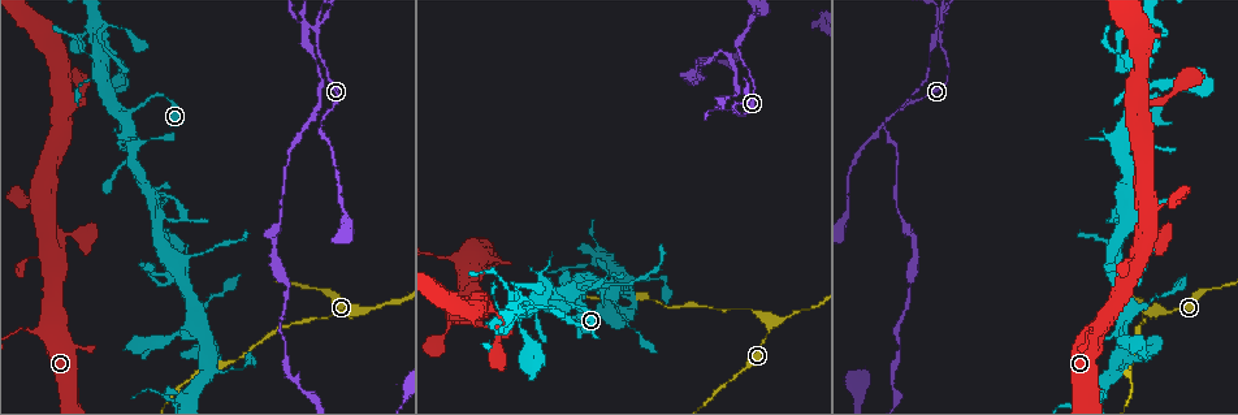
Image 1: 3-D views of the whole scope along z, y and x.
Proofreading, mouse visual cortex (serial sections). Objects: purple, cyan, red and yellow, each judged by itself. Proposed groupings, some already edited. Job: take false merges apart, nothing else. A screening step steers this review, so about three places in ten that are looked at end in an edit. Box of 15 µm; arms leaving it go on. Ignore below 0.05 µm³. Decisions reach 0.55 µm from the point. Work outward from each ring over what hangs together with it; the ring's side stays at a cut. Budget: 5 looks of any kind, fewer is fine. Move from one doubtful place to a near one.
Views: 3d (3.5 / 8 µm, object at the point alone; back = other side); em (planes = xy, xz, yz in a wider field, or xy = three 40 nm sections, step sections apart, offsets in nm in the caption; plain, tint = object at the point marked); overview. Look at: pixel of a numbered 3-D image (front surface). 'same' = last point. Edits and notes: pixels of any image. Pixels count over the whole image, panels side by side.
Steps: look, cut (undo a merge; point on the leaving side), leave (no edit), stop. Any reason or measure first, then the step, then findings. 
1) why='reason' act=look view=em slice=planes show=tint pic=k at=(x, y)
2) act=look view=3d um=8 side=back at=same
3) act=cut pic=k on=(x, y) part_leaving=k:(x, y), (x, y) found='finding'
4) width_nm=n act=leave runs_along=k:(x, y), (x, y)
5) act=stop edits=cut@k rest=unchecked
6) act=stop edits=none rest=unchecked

why='abrupt turn' act=look view=3d um=3.5 side=back pic=1 at=(942, 34)

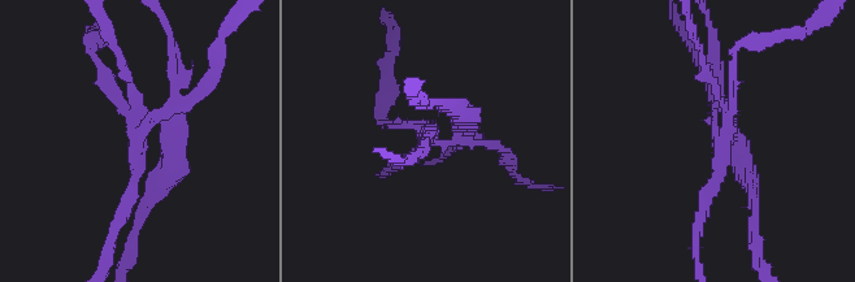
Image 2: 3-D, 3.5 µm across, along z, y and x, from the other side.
arms=4 arm_widths_nm=150,150,150,200 why='now the EM' act=look view=em slice=xy step=1 show=tint pic=2 at=(719, 136)

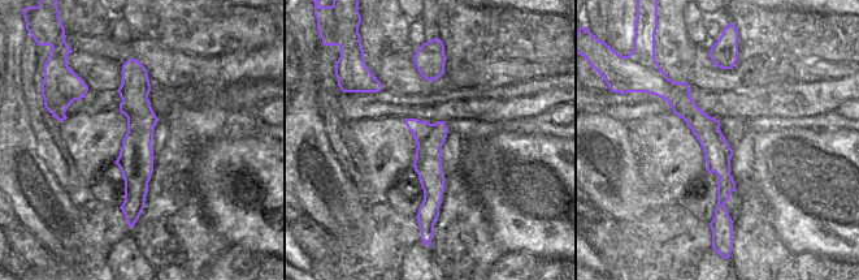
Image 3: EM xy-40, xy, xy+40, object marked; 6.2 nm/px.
why='cut it another way' act=look view=em slice=planes show=tint at=same

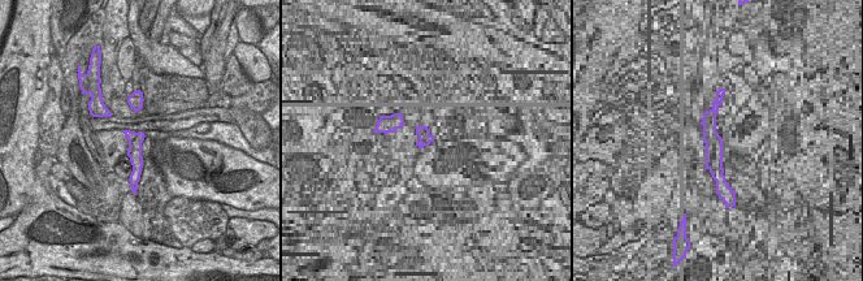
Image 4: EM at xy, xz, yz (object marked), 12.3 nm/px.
act=cut pic=2 on=(473, 117) found='a second cell is stuck on'

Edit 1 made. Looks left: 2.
why='sharp bend' act=look view=3d um=3.5 pic=1 at=(576, 323)

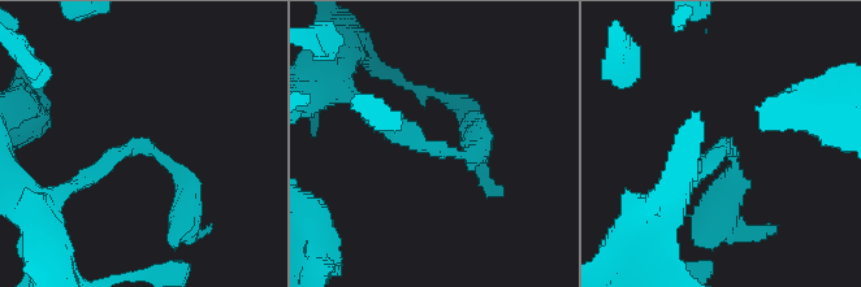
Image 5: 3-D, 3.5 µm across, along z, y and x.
act=leave runs_along=5:(477, 146), (422, 146), (362, 105) found='one cell here'

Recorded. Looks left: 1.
act=stop edits=cut@2 rest=unchecked

